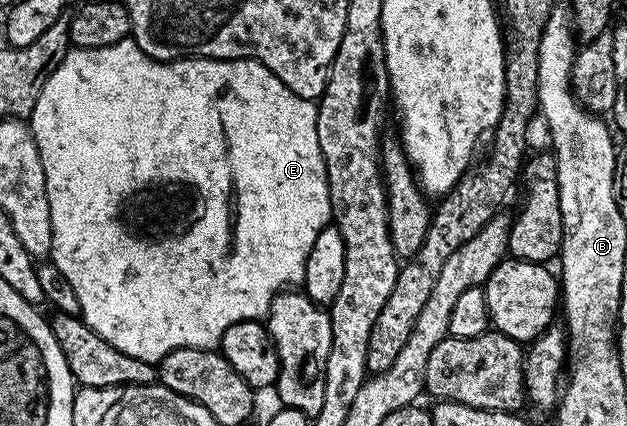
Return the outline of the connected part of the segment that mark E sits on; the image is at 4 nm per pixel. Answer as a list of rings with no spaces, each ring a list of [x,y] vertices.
[[[130,38],[100,48],[72,47],[71,51],[65,54],[61,66],[57,66],[57,70],[53,70],[53,74],[49,74],[45,86],[41,86],[41,94],[37,98],[37,106],[33,106],[31,111],[29,125],[35,137],[37,150],[40,152],[41,165],[44,166],[45,178],[47,179],[45,188],[48,190],[53,232],[49,260],[65,276],[69,285],[73,286],[73,291],[77,294],[80,303],[79,316],[83,323],[88,324],[97,334],[101,334],[101,338],[105,338],[105,342],[109,342],[117,350],[121,350],[133,358],[141,358],[145,362],[158,365],[159,361],[165,358],[165,354],[169,354],[178,348],[214,349],[225,334],[225,330],[229,330],[229,326],[233,326],[237,322],[242,320],[262,321],[271,308],[272,298],[288,286],[294,285],[291,284],[294,280],[295,283],[302,281],[305,274],[305,262],[309,258],[309,250],[313,250],[313,242],[317,239],[317,234],[321,234],[321,230],[332,223],[329,182],[327,181],[325,162],[321,154],[321,142],[317,142],[318,113],[316,101],[306,100],[297,94],[293,94],[293,90],[289,90],[289,86],[285,86],[285,82],[281,82],[281,78],[277,78],[258,60],[208,60],[206,58],[154,60],[149,58],[149,54],[140,50],[135,45],[135,41]]]

